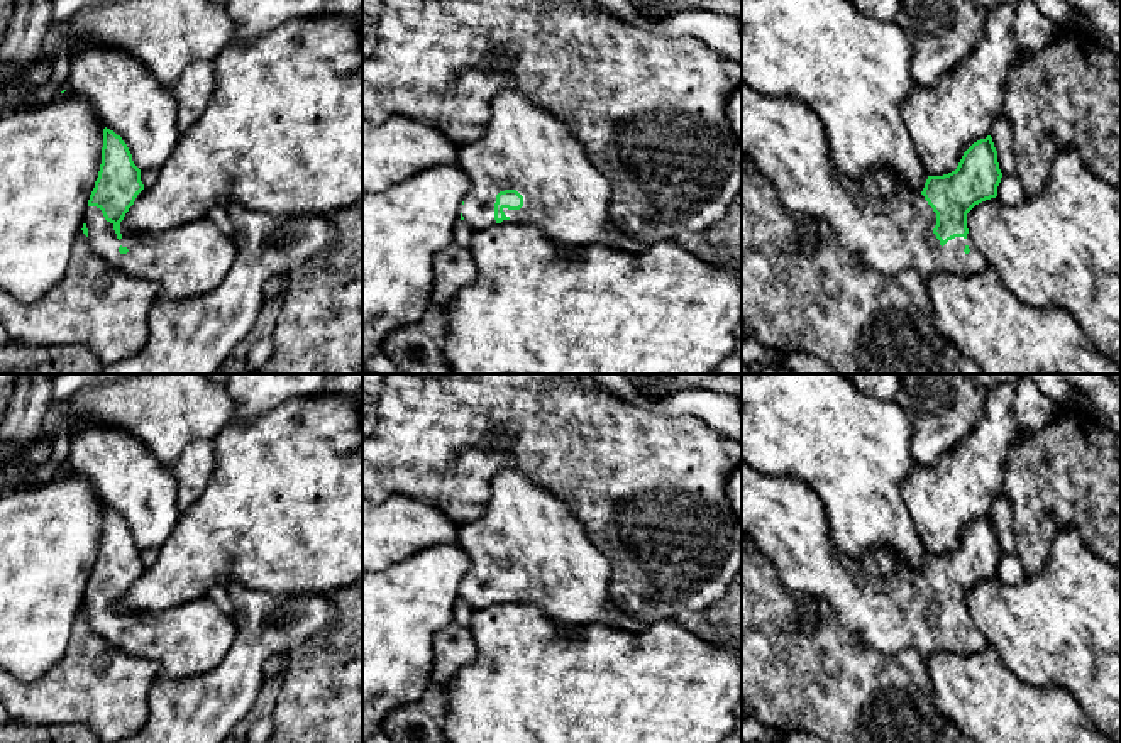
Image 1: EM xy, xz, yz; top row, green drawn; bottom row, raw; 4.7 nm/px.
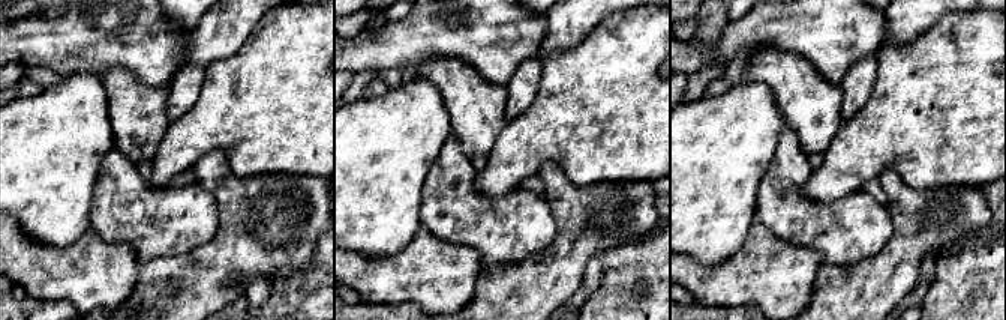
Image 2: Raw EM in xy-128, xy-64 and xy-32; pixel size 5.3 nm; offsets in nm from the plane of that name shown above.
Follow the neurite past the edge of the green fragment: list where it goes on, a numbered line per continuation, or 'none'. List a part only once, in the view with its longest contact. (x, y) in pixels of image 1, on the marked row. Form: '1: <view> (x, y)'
1: xz (525, 148)

